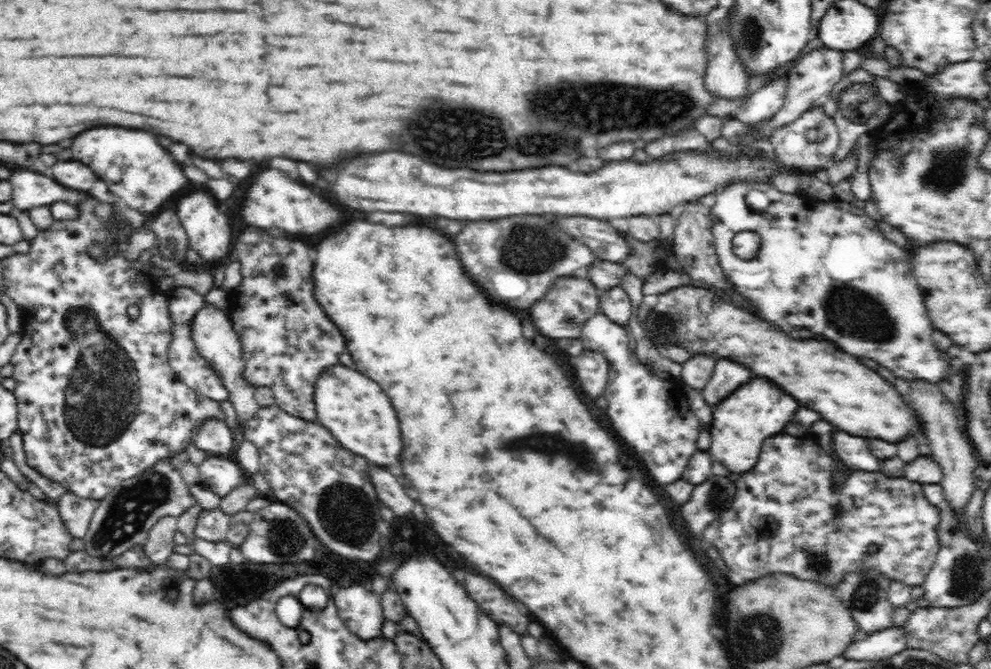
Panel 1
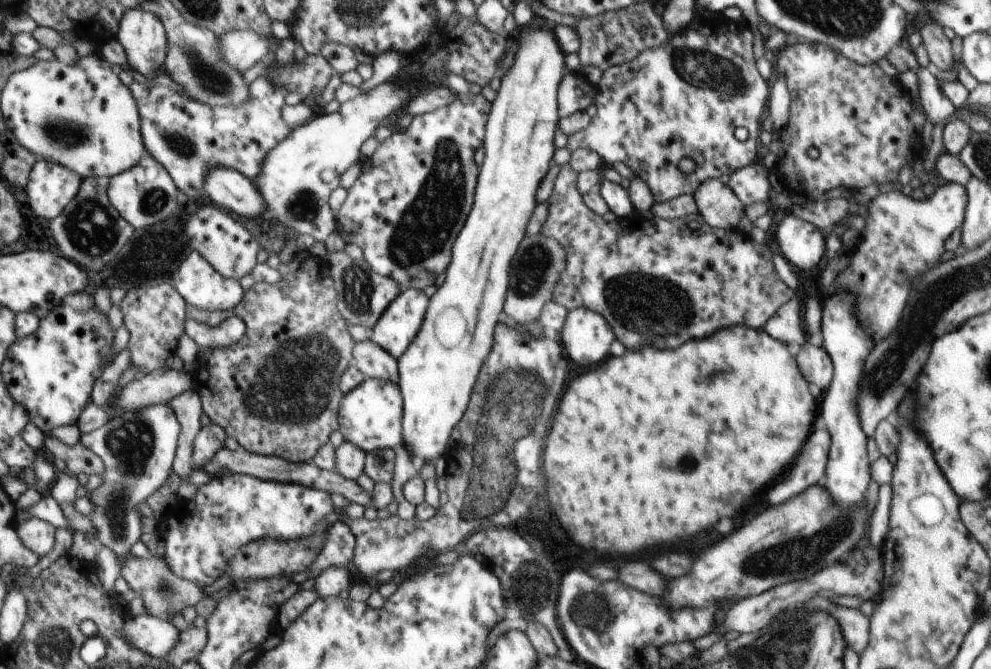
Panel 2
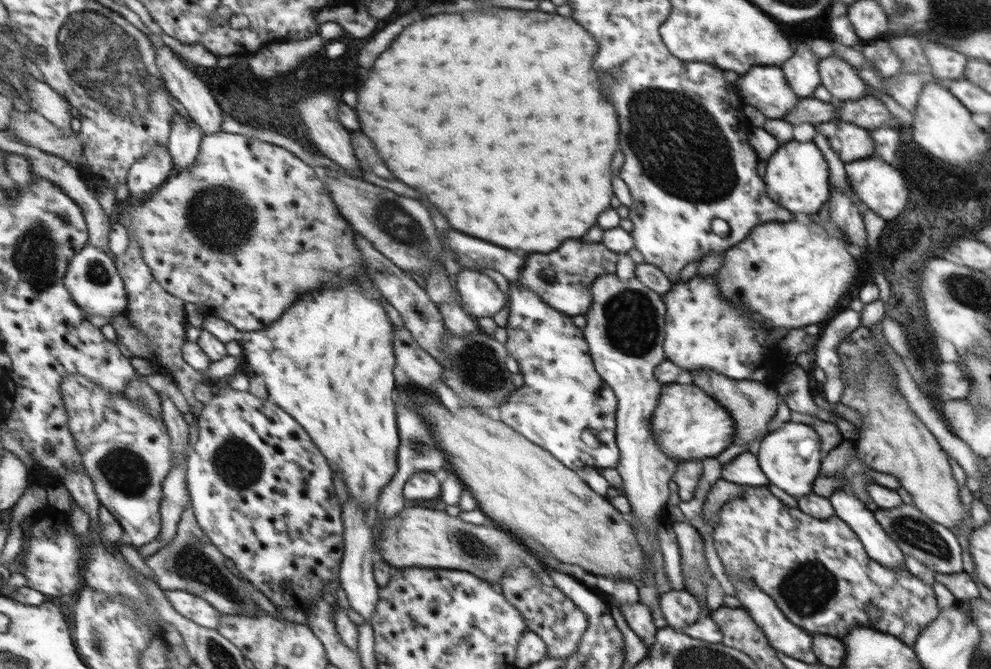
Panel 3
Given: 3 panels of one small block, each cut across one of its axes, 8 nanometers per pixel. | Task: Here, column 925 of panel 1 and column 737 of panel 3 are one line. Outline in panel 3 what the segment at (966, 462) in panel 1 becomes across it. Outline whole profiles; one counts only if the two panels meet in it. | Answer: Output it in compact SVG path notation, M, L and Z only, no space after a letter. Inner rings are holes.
M694 369L691 375L694 385L702 386L725 410L732 410L732 414L736 414L736 426L740 426L740 434L736 436L742 438L742 442L752 442L766 432L766 424L777 413L778 392L774 384L751 380L737 381L712 369Z

